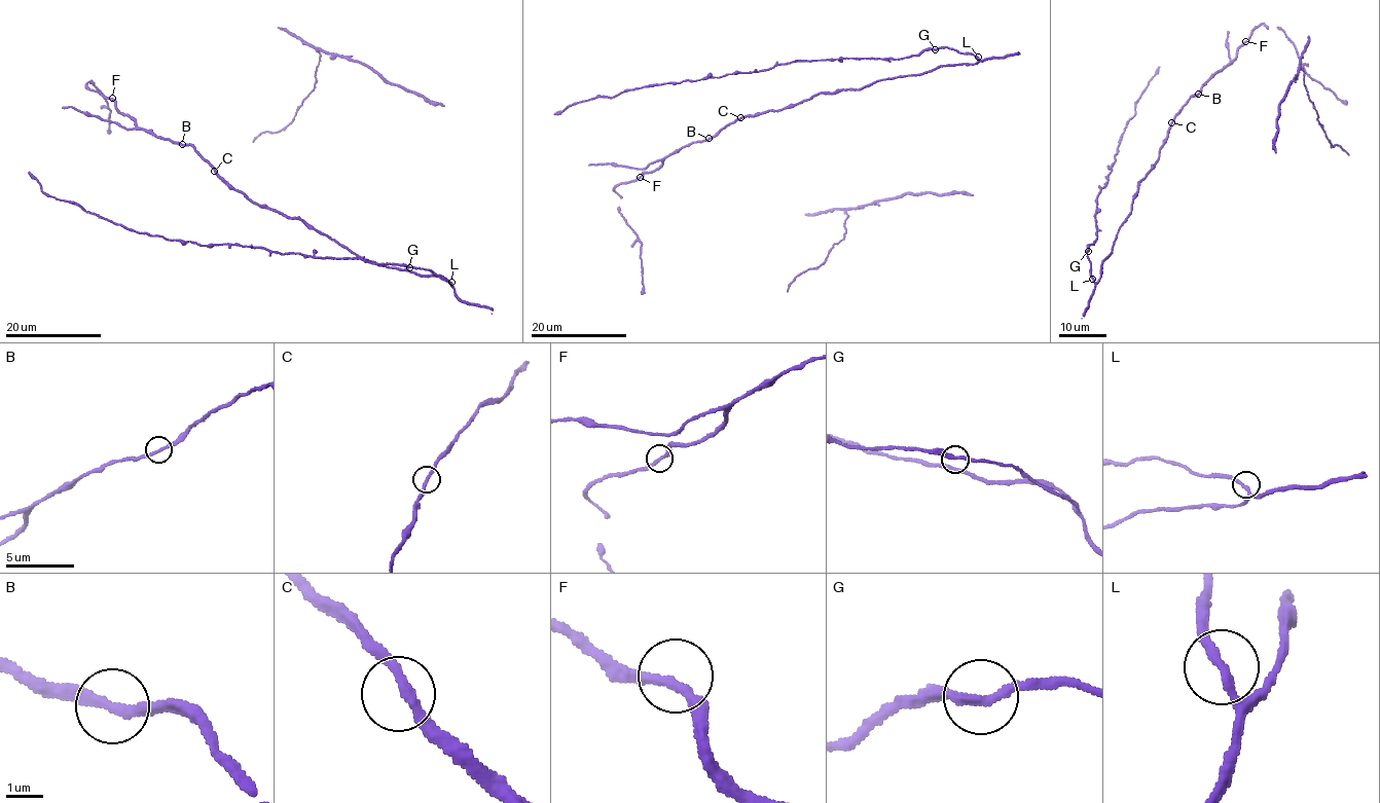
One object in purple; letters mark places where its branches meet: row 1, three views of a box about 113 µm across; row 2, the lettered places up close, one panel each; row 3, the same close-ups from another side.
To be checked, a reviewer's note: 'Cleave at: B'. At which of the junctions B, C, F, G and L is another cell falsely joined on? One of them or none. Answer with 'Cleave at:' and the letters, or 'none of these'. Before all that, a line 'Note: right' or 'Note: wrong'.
Note: wrong
Cleave at: none of these

